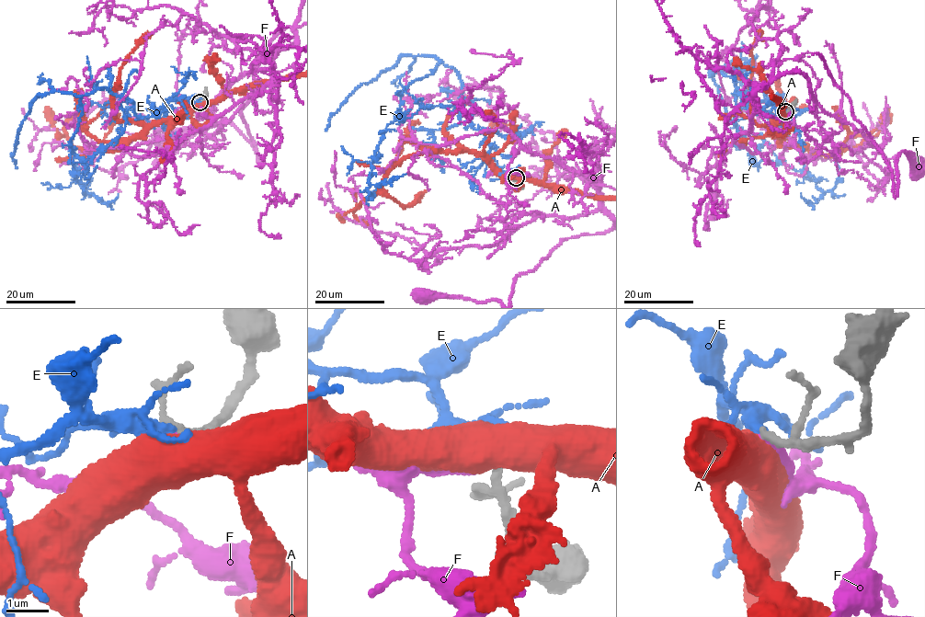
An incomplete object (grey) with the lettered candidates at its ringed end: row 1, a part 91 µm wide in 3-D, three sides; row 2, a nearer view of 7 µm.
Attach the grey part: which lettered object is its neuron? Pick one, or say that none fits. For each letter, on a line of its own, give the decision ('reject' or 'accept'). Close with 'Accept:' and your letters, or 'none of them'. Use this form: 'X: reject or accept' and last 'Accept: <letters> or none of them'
A: reject
E: accept
F: reject
Accept: E

